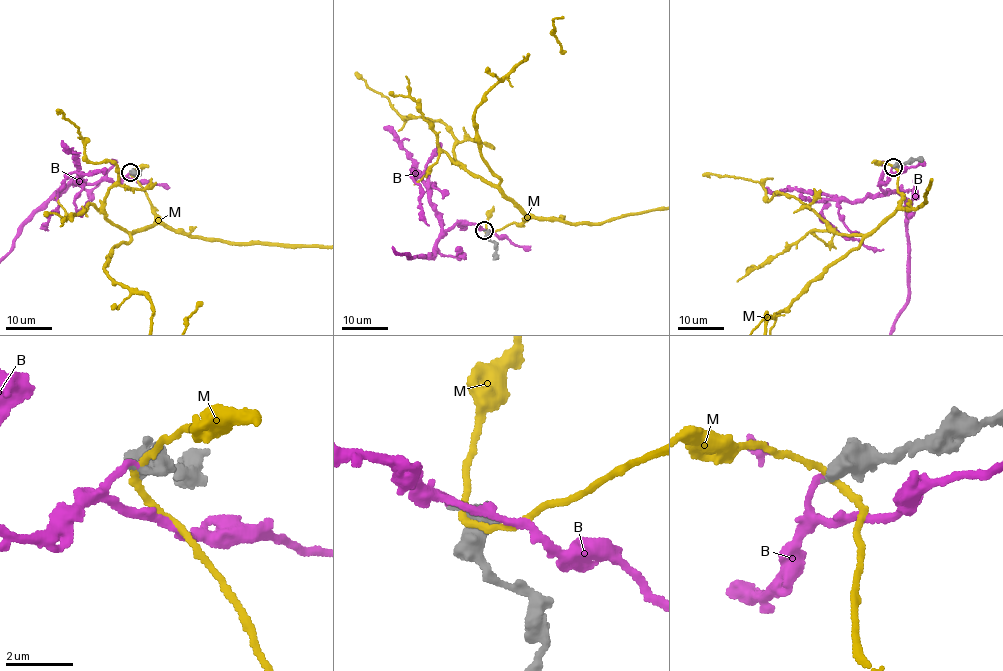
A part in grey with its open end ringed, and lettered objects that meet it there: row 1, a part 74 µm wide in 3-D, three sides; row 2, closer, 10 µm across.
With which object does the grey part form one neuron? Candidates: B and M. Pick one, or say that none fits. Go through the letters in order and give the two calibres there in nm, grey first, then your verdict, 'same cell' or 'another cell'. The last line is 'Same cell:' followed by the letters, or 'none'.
B: 320/170 nm | same cell
M: 500/190 nm | another cell
Same cell: B

